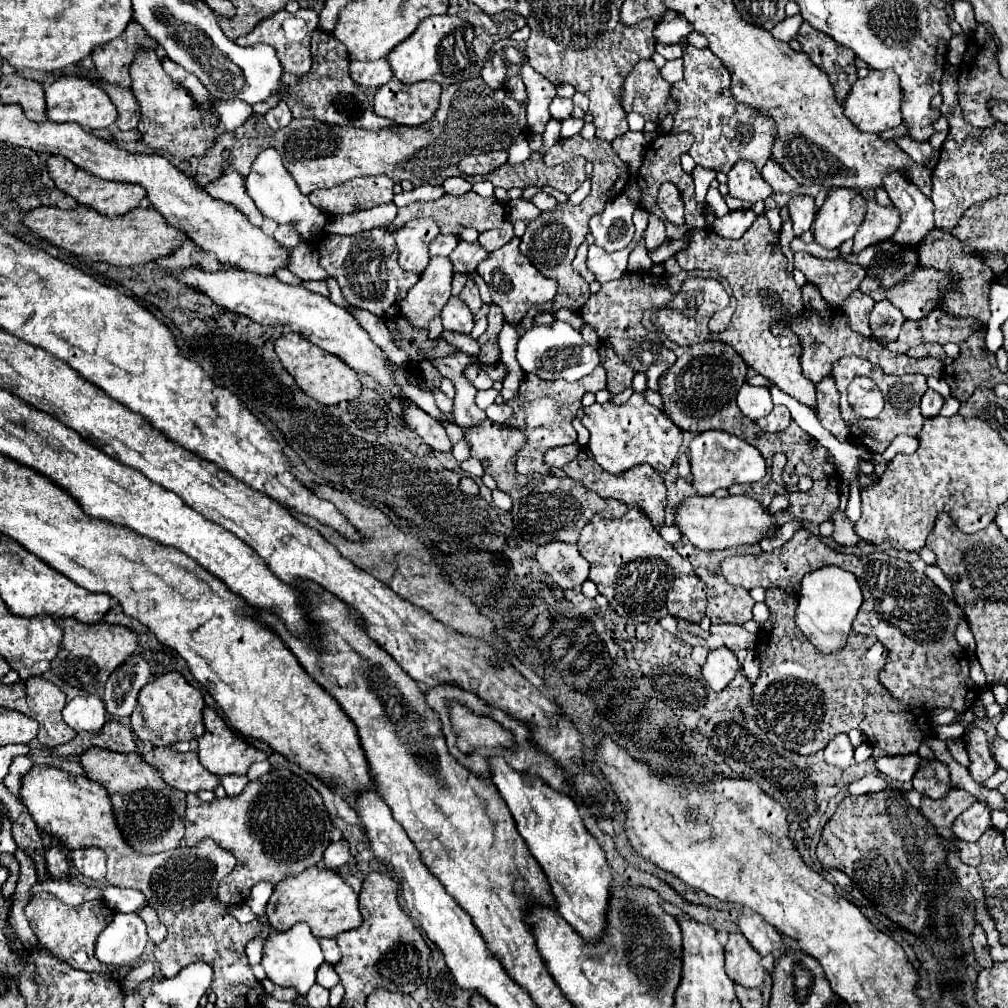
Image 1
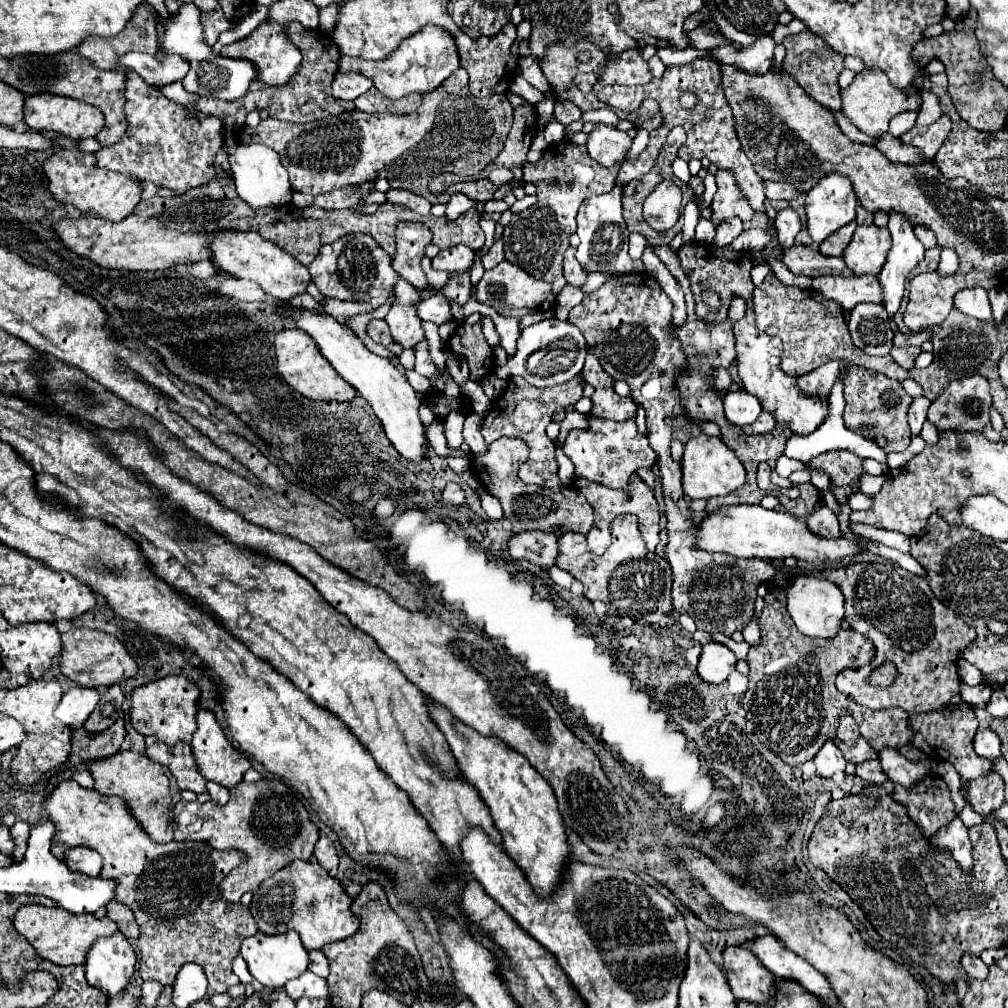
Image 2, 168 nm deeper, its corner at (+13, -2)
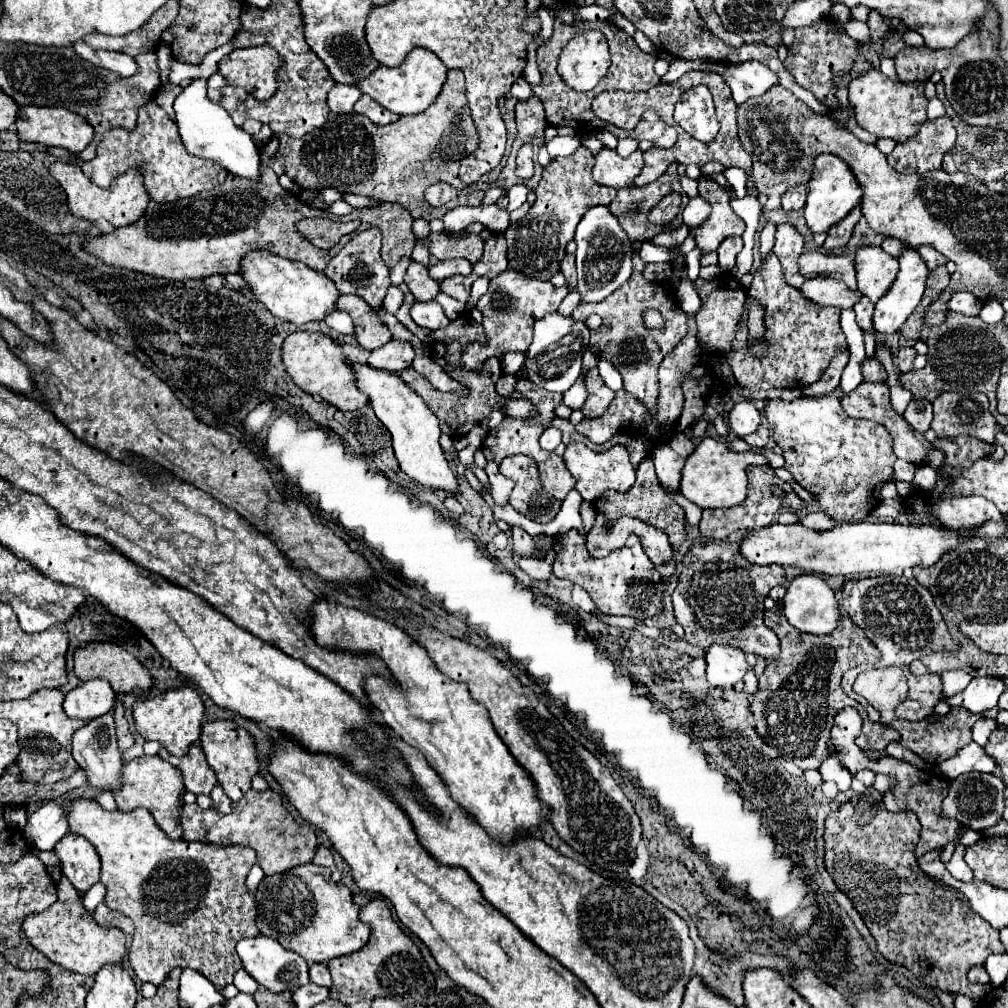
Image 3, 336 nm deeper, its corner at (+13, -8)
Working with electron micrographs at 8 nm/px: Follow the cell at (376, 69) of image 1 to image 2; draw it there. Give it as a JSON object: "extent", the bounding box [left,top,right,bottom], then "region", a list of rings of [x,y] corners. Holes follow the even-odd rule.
{"extent":[333,74,373,100],"region":[[[337,74],[333,80],[333,98],[335,100],[355,100],[361,94],[365,94],[373,82],[369,78],[363,78],[361,74]]]}

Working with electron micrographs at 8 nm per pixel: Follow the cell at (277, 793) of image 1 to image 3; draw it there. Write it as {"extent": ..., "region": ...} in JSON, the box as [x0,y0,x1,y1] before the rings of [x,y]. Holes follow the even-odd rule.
{"extent":[181,790,317,876],"region":[[[249,790],[239,802],[233,802],[231,814],[221,814],[215,808],[199,808],[197,804],[185,804],[181,814],[183,840],[209,842],[217,846],[251,846],[257,852],[257,864],[265,876],[287,872],[295,866],[309,864],[315,856],[317,836],[311,826],[301,826],[283,804],[281,794],[273,790],[255,792]]]}

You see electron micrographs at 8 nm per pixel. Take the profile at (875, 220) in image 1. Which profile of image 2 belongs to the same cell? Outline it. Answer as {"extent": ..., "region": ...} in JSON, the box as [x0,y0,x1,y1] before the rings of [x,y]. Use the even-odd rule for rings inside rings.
{"extent":[843,226,891,276],"region":[[[859,226],[843,258],[857,276],[863,274],[877,276],[881,272],[881,266],[885,264],[889,246],[891,246],[889,230],[877,226]]]}

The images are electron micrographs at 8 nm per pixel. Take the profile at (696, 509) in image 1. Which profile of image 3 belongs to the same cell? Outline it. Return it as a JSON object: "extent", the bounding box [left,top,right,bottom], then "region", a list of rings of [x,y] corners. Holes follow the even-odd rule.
{"extent":[739,522,1005,578],"region":[[[801,522],[797,524],[769,524],[763,528],[751,528],[739,542],[741,558],[769,566],[795,566],[805,572],[825,574],[825,576],[845,576],[845,578],[861,578],[861,576],[883,576],[893,574],[903,568],[913,566],[931,566],[943,556],[943,552],[957,546],[959,536],[981,536],[981,538],[1001,538],[1005,534],[1003,524],[985,524],[977,532],[955,532],[935,528],[933,524],[837,524],[827,532],[817,532],[805,528]]]}

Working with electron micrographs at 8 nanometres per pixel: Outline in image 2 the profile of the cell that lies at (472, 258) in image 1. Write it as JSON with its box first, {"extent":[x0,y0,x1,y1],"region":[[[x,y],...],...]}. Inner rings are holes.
{"extent":[433,244,475,272],"region":[[[463,244],[441,250],[435,258],[433,258],[433,268],[435,270],[443,270],[443,272],[455,272],[455,270],[469,270],[471,264],[475,260],[475,252]]]}

